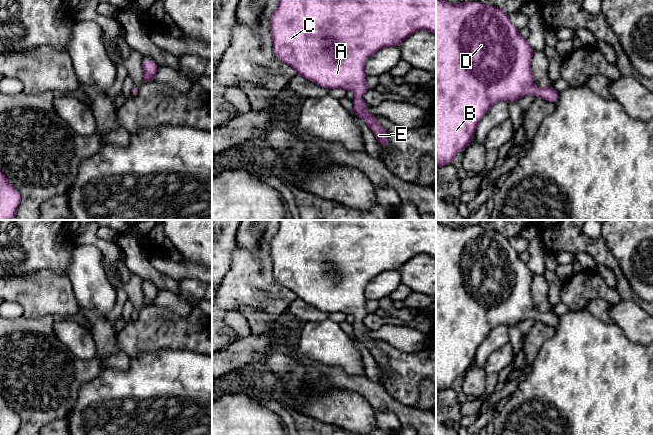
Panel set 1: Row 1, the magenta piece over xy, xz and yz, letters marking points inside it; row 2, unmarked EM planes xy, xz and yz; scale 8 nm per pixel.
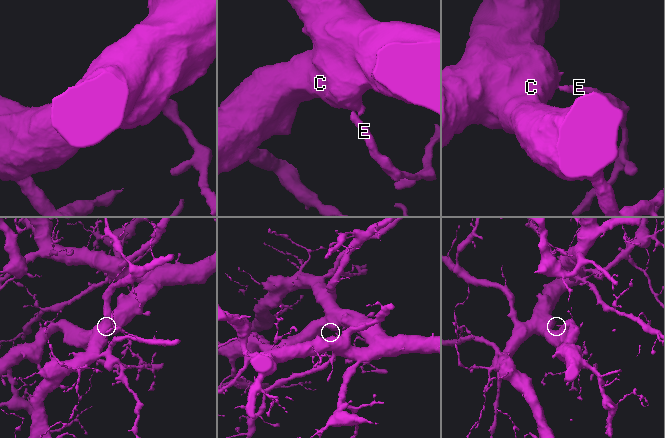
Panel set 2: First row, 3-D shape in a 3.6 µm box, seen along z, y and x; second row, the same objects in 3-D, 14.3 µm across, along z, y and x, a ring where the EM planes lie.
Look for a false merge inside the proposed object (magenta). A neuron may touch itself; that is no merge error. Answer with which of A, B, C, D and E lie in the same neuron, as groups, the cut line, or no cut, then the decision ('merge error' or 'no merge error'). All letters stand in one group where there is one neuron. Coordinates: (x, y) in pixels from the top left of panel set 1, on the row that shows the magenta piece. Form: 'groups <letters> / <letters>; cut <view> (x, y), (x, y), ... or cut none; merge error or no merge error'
groups A B C D E; cut none; no merge error

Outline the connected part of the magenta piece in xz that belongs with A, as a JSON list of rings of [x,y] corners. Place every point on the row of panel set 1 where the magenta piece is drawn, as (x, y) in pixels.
[[[280,0],[279,4],[272,14],[270,19],[271,24],[271,38],[273,42],[274,53],[278,60],[291,66],[298,75],[303,76],[310,81],[330,90],[345,89],[346,91],[354,91],[356,96],[353,100],[354,115],[361,117],[371,131],[374,133],[378,142],[388,148],[388,135],[382,126],[377,122],[376,116],[371,114],[366,107],[363,100],[363,95],[369,90],[366,85],[365,63],[368,58],[384,47],[396,47],[414,32],[419,30],[426,30],[436,34],[436,0]]]

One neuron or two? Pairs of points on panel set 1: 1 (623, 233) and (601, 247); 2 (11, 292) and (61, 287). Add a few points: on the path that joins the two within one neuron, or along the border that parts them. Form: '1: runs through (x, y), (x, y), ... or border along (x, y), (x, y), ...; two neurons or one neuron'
1: border along (601, 235), (618, 264); two neurons
2: runs through (23, 291), (49, 291); one neuron

